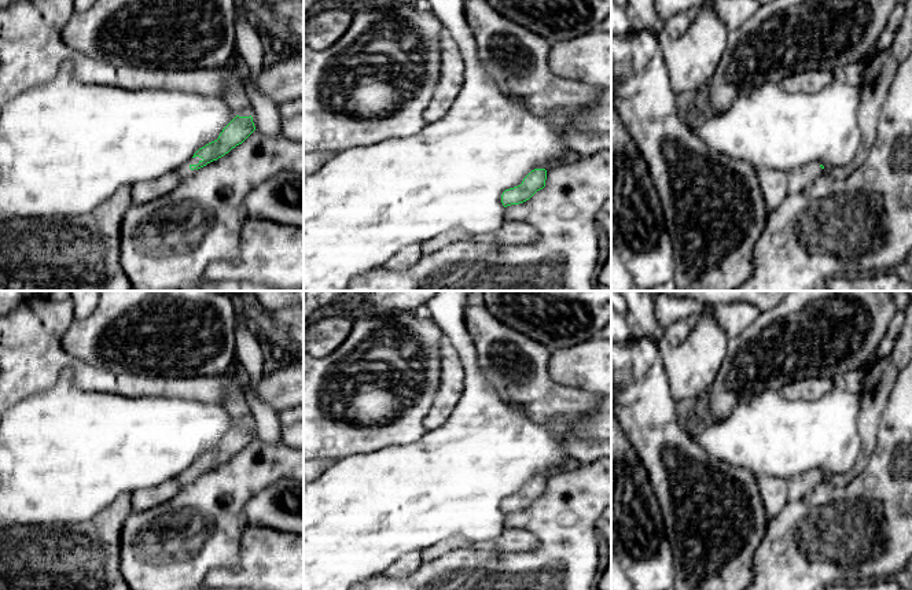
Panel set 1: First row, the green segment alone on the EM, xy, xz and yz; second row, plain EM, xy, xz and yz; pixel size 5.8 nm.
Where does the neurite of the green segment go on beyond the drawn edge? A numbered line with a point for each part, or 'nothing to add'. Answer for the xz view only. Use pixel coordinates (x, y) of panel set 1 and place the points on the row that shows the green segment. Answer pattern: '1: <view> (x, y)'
nothing to add

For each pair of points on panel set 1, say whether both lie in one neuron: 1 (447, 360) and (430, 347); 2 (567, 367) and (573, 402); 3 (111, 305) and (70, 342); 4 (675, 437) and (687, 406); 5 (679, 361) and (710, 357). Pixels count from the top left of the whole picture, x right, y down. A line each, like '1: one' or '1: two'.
1: two
2: two
3: one
4: two
5: one

